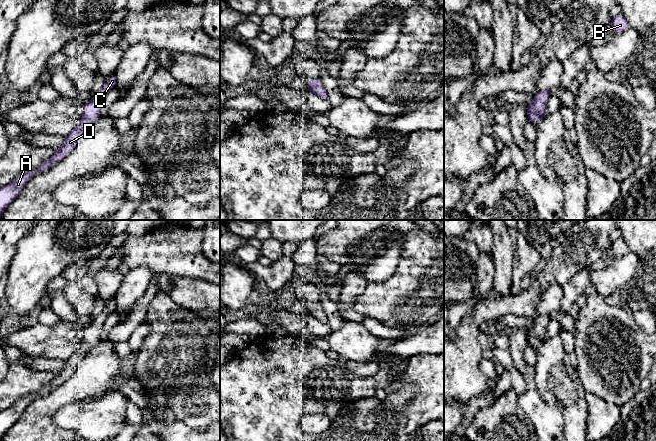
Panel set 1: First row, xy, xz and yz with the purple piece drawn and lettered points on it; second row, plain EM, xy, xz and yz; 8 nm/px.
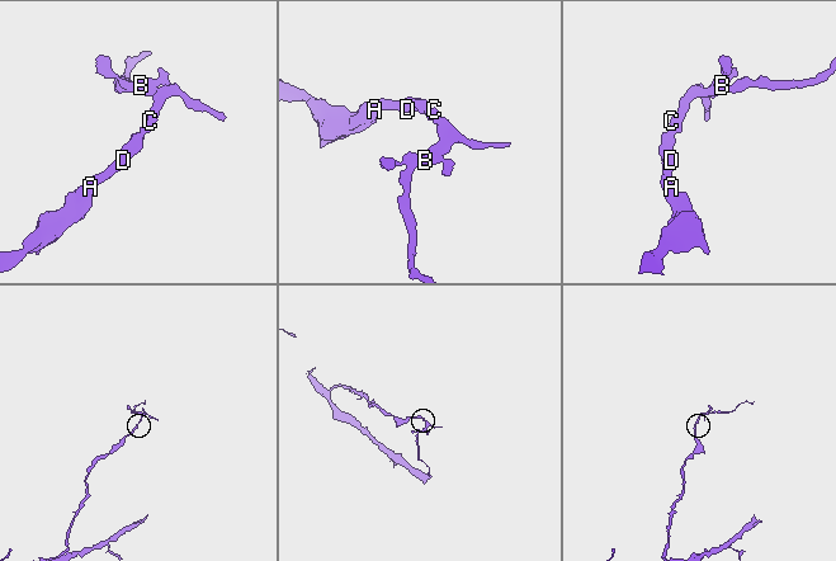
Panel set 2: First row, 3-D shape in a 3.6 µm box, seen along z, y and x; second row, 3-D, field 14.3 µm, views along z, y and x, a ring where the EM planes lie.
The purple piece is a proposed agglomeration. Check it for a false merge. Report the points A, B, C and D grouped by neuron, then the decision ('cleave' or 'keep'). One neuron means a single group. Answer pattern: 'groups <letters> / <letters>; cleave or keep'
groups A B C D; keep

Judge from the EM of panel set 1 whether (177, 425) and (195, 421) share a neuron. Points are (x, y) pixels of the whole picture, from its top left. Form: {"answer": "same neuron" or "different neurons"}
{"answer": "different neurons"}

